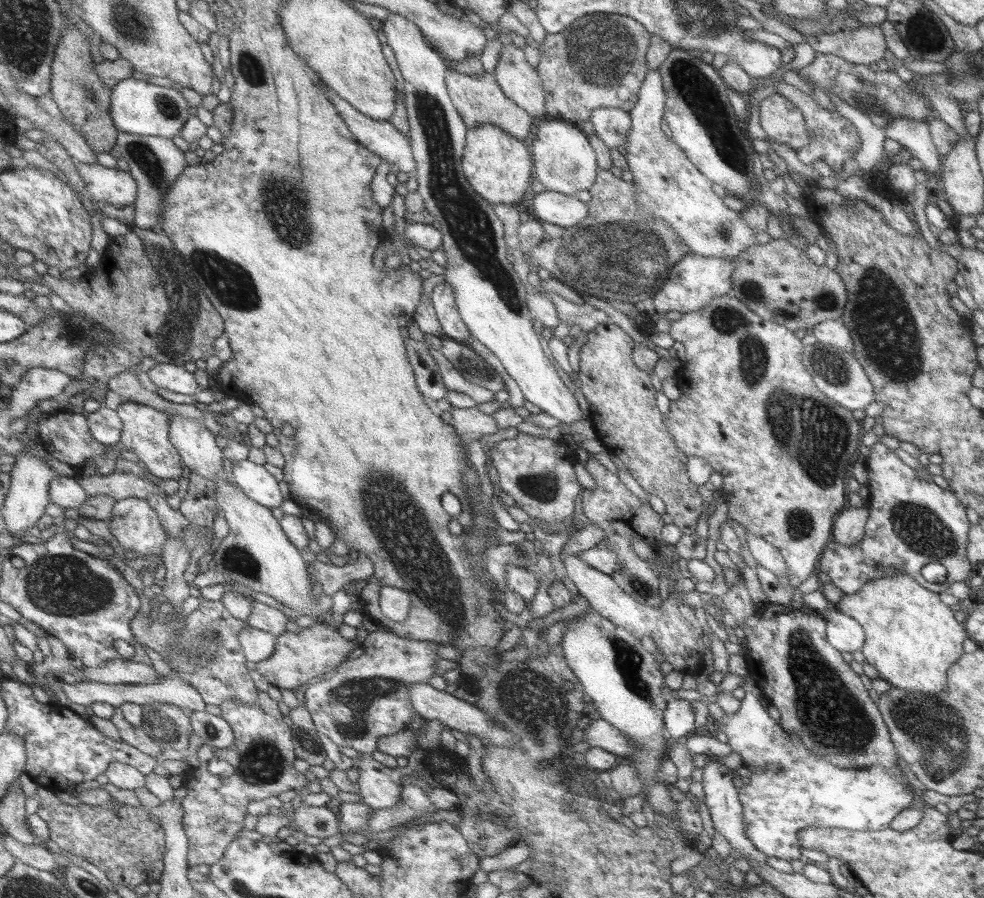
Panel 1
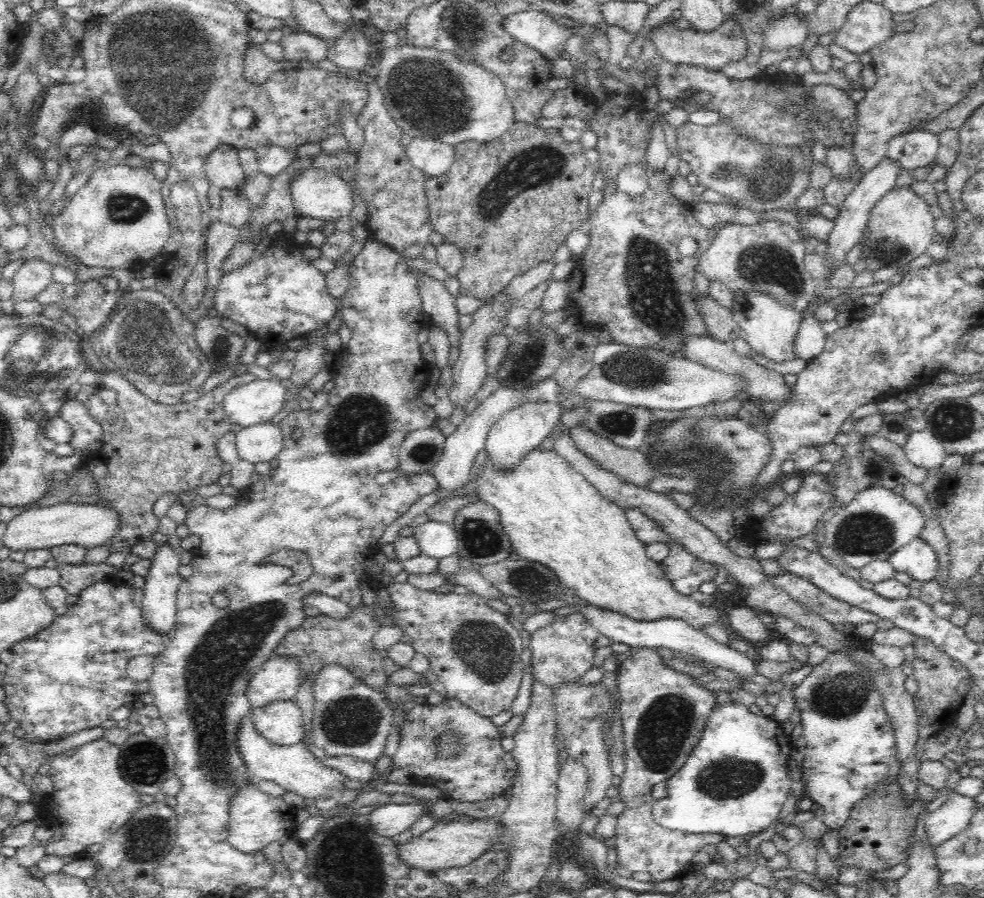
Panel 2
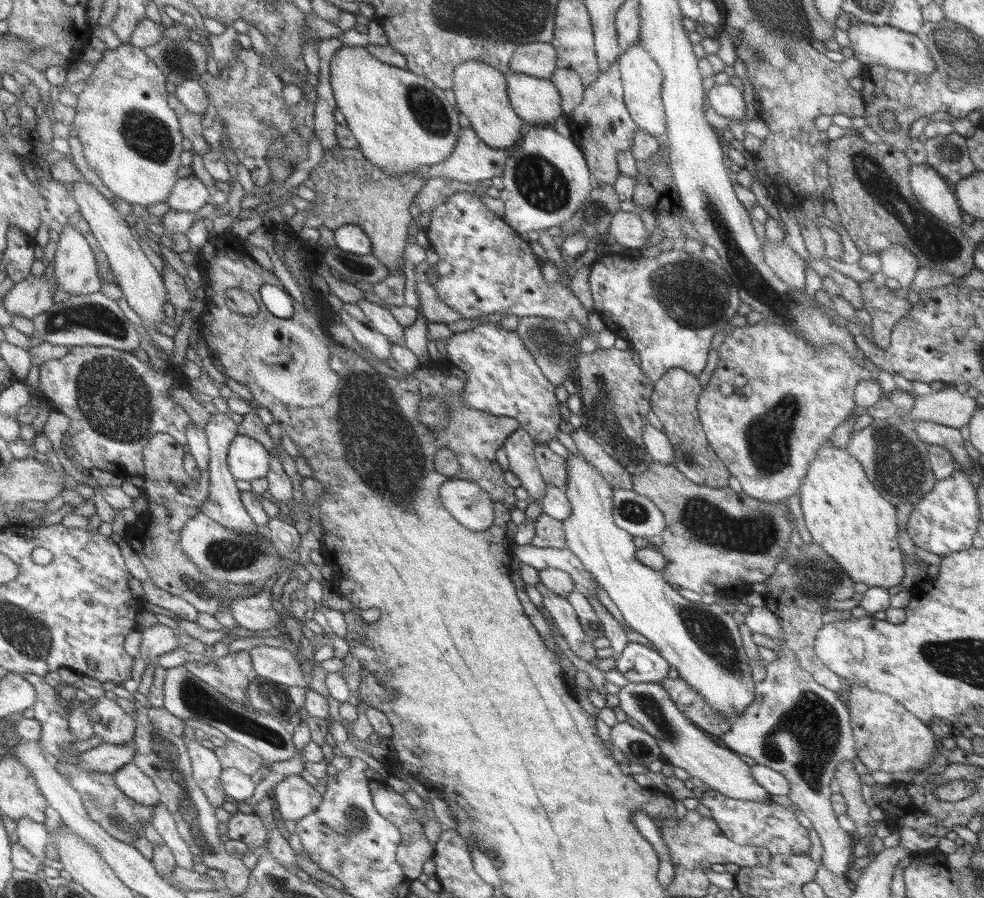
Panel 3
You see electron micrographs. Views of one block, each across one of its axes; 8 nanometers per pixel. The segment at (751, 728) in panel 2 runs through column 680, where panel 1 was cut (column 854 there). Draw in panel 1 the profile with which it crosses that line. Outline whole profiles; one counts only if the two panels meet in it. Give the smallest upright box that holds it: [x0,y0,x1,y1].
[717,676,914,860]

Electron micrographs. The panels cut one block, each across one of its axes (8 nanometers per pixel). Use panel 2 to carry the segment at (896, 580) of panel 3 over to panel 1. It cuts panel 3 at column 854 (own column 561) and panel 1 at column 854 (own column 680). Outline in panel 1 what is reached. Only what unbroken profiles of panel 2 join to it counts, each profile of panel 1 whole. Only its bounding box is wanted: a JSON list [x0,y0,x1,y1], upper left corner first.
[835,574,967,696]

